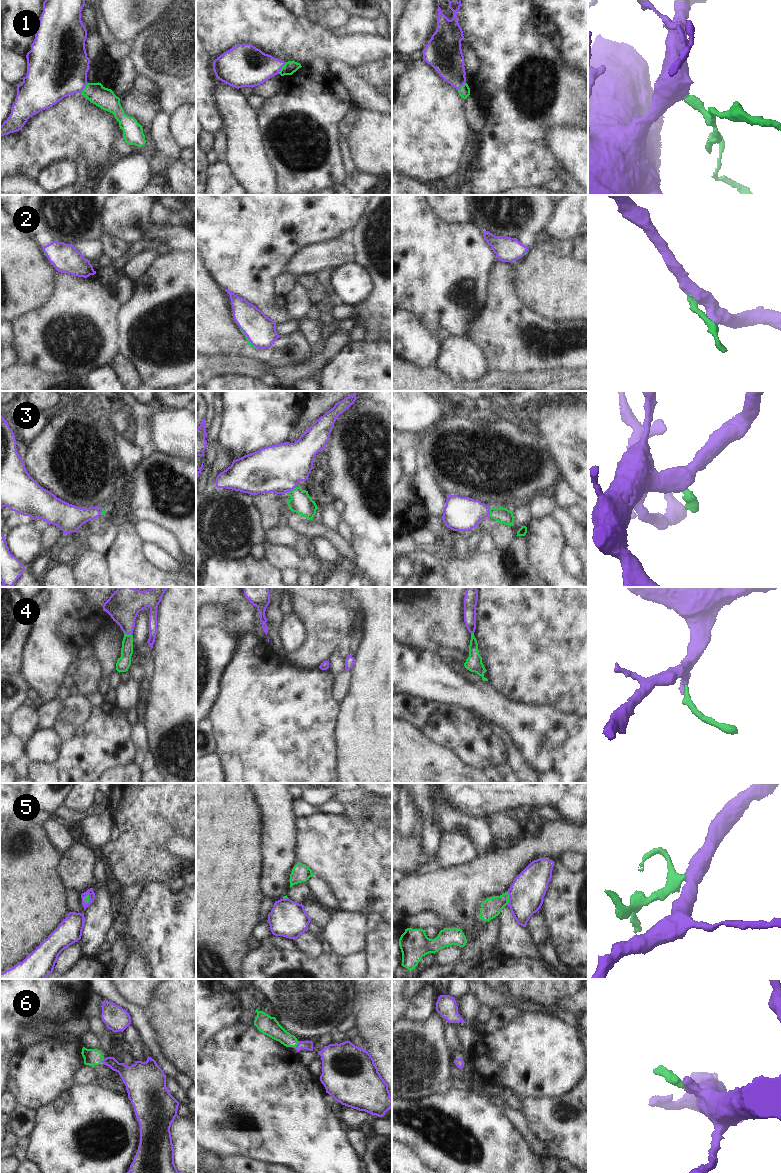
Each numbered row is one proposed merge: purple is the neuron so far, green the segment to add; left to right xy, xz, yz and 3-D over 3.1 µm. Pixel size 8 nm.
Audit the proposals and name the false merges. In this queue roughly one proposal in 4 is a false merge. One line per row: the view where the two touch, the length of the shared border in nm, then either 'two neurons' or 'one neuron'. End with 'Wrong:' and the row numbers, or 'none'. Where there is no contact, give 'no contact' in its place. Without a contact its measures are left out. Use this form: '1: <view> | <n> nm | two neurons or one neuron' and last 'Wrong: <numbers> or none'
1: xz | 120 nm | one neuron
2: xz | 220 nm | one neuron
3: xz | 100 nm | one neuron
4: xy | 70 nm | one neuron
5: yz | 110 nm | one neuron
6: xz | 60 nm | one neuron
Wrong: none

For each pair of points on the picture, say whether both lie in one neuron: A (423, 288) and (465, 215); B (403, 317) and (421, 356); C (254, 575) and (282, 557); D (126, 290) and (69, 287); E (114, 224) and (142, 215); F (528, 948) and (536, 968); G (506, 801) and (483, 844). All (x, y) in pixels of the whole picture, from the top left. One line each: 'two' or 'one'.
A: two
B: one
C: two
D: two
E: one
F: two
G: two

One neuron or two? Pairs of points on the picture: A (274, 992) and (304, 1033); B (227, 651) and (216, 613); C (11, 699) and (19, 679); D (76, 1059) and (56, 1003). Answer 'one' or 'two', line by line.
A: one
B: two
C: one
D: two

